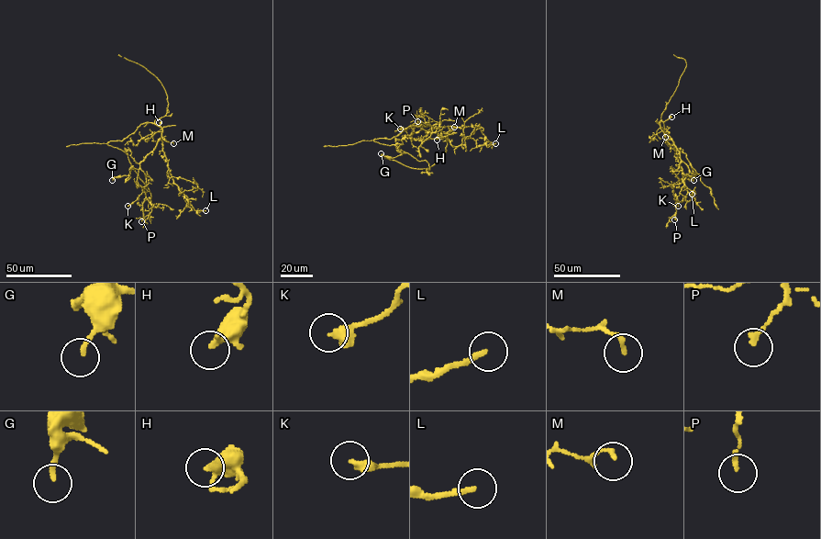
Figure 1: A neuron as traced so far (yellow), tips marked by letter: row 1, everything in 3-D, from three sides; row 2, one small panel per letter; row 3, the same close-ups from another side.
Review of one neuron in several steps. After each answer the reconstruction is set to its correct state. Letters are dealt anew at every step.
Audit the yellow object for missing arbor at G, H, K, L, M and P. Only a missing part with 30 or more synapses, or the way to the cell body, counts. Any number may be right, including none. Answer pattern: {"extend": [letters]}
{"extend": []}

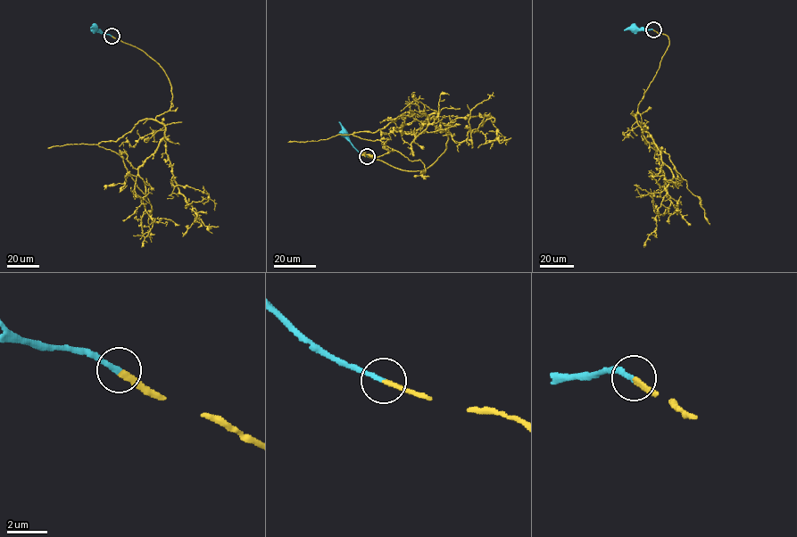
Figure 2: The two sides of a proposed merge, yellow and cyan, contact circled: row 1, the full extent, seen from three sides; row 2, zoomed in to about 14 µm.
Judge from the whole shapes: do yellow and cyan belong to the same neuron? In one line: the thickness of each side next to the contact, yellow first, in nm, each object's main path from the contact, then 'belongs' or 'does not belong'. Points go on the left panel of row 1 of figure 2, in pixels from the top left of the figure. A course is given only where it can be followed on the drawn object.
calibres 280 and 260 nm; course yellow (112, 36), (146, 53), (171, 86), (168, 111), (98, 144), (118, 153), (147, 198), (152, 238); course cyan (112, 36), (93, 28); belongs

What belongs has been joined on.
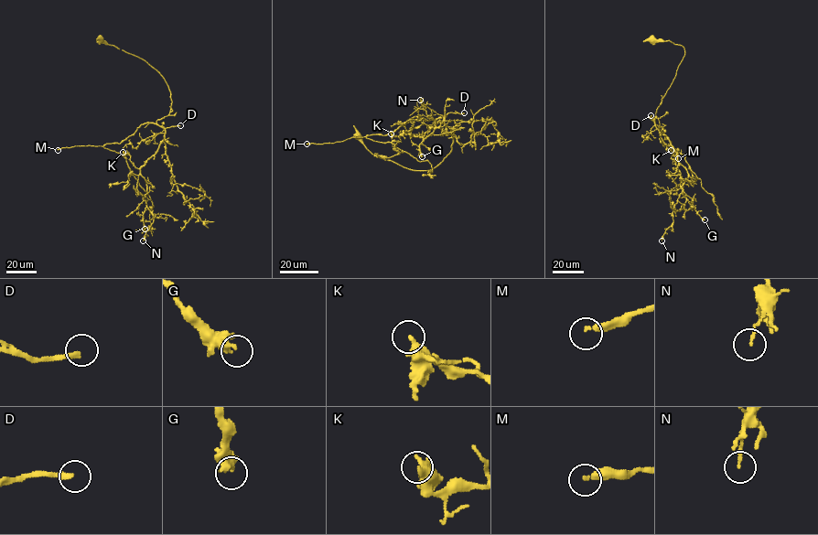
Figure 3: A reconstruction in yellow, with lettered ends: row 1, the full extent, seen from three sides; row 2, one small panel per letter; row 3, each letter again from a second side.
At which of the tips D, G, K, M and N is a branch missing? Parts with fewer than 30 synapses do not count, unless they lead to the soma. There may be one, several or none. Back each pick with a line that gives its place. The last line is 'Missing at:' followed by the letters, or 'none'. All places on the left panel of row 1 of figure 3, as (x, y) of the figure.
D: place (180, 125)
M: place (58, 150)
Missing at: D, M

